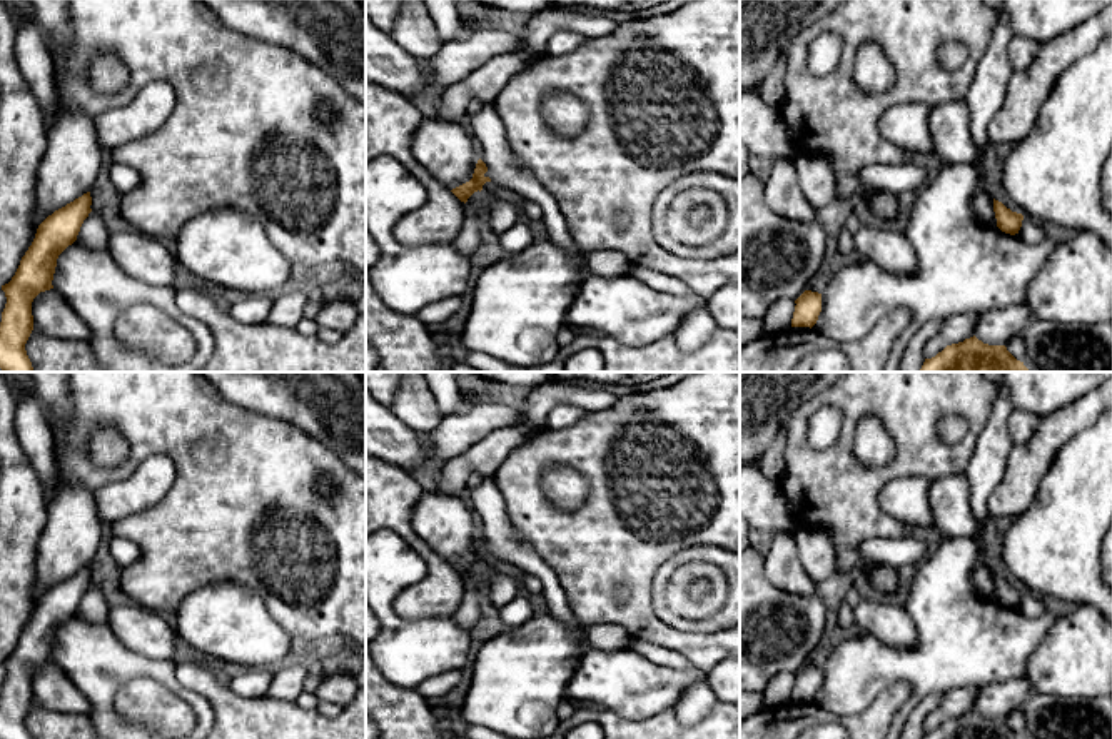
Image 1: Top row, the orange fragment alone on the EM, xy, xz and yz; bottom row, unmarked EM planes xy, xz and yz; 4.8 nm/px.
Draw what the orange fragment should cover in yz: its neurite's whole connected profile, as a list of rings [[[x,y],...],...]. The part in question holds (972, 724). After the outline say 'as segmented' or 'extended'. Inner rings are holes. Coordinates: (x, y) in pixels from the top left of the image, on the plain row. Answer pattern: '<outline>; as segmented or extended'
[[[975,709],[963,716],[947,719],[923,739],[1024,739],[1005,719],[988,719]]]; as segmented

